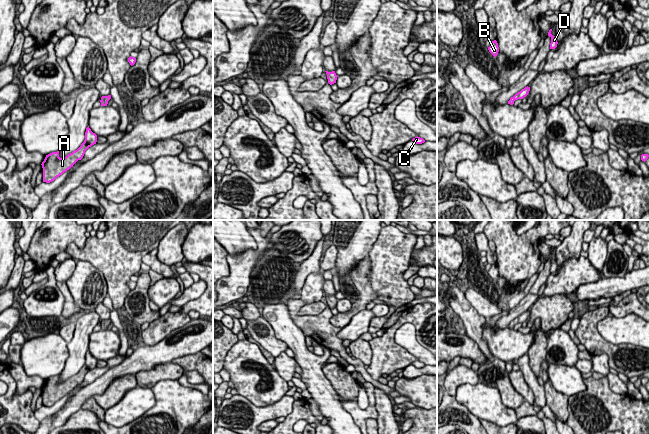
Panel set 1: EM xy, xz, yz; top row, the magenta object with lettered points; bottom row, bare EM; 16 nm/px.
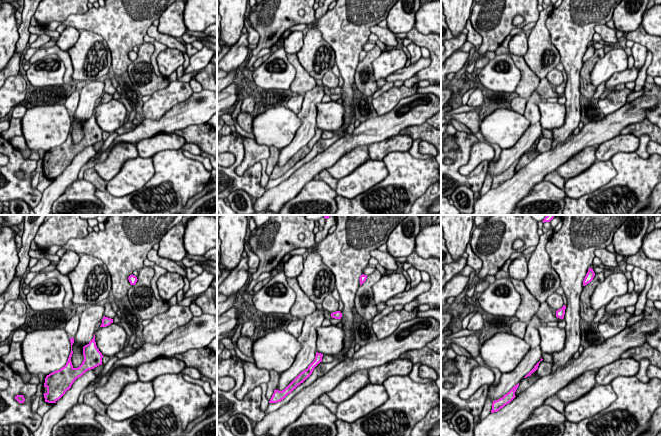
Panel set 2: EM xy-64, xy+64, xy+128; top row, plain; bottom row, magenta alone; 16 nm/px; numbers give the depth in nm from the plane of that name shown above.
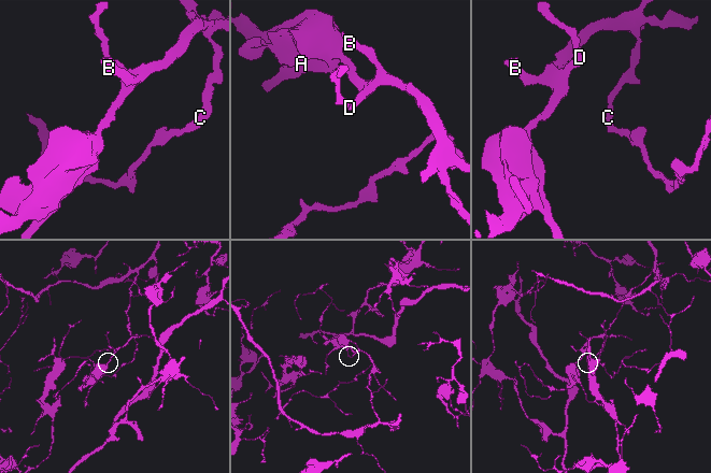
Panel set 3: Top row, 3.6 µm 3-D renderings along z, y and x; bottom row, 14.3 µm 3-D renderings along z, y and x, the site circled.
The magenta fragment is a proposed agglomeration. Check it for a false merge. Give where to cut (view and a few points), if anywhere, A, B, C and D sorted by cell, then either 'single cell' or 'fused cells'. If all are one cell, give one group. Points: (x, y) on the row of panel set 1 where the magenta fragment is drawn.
no cut | A B C D | single cell

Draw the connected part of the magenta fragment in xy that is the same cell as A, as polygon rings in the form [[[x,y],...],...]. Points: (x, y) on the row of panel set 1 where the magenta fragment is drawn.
[[[88,126],[85,132],[85,140],[77,150],[63,158],[59,157],[59,151],[46,155],[41,164],[43,168],[43,182],[50,183],[73,167],[78,160],[83,158],[85,151],[96,144],[96,142],[97,135]]]

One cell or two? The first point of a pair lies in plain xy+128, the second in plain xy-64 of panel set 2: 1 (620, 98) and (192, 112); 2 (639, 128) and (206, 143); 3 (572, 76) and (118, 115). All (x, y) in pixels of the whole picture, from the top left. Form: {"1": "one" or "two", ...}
{"1": "two", "2": "one", "3": "two"}

